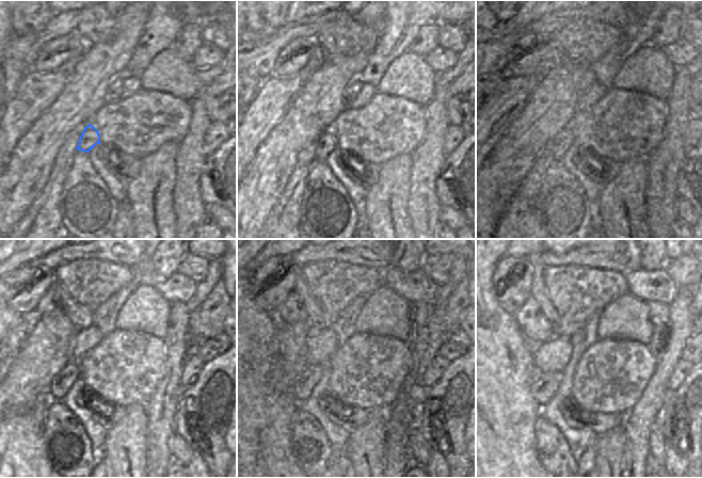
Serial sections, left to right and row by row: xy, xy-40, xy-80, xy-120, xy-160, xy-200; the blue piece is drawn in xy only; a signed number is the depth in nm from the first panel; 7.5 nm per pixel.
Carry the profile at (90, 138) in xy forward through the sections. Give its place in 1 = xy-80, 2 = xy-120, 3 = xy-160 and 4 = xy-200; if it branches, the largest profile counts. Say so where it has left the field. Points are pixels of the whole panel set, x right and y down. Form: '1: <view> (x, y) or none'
1: xy-80 (560, 145)
2: xy-120 (60, 387)
3: xy-160 (308, 379)
4: xy-200 (544, 385)

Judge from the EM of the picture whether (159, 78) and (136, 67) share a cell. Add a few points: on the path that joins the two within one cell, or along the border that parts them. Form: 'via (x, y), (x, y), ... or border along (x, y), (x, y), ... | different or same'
border along (160, 52), (140, 77) | different

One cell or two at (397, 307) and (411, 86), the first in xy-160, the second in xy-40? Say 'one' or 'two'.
one

